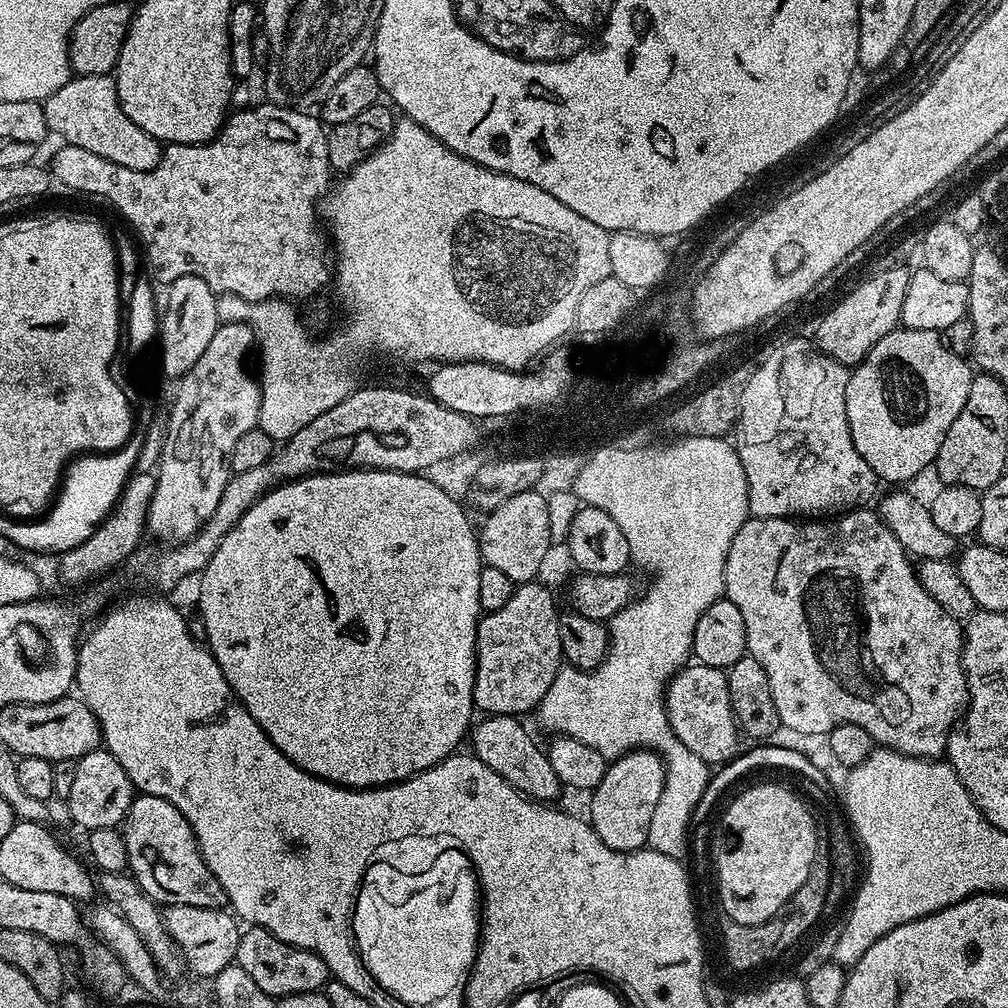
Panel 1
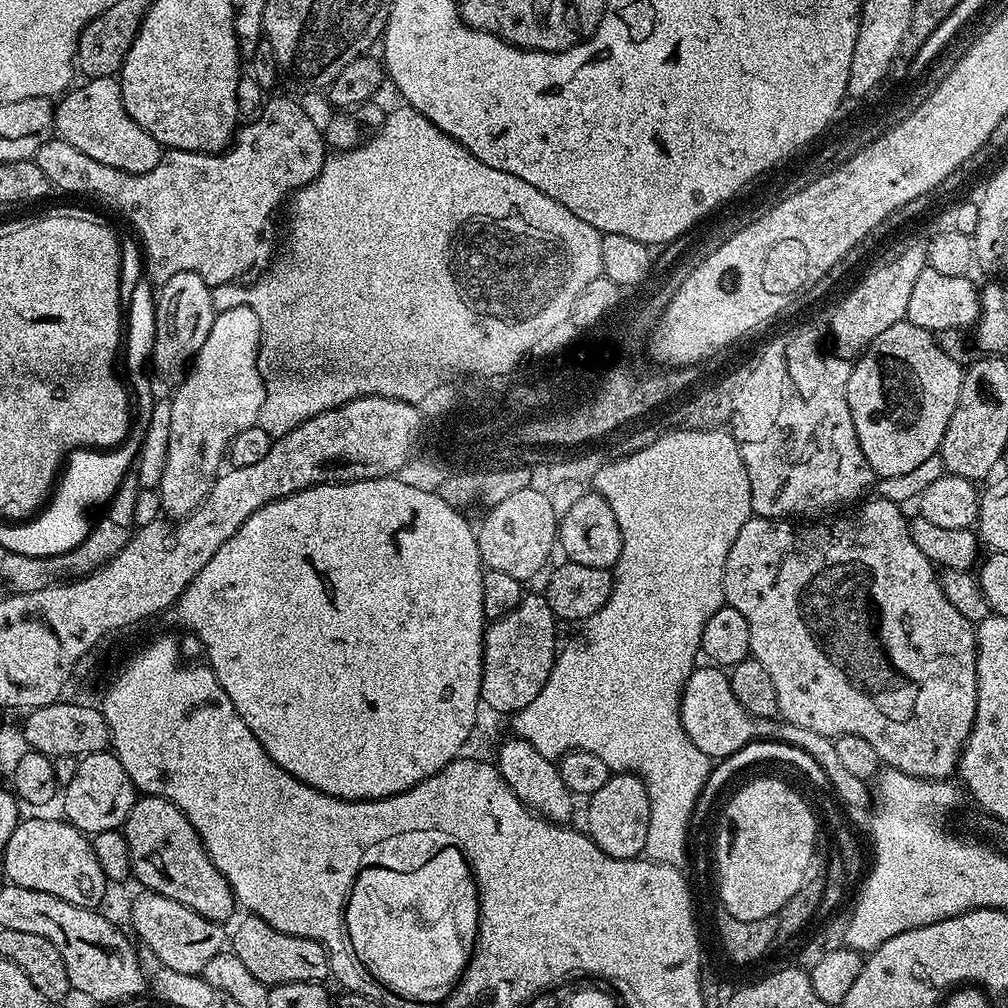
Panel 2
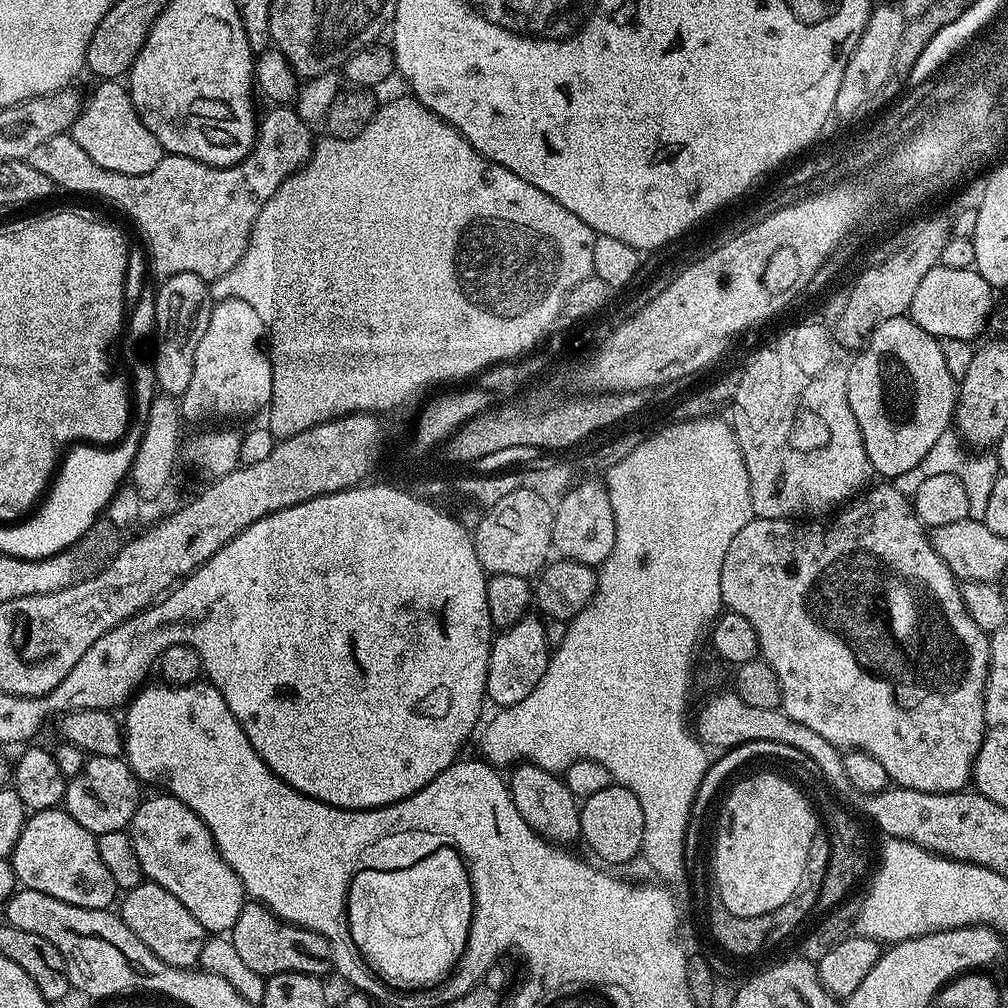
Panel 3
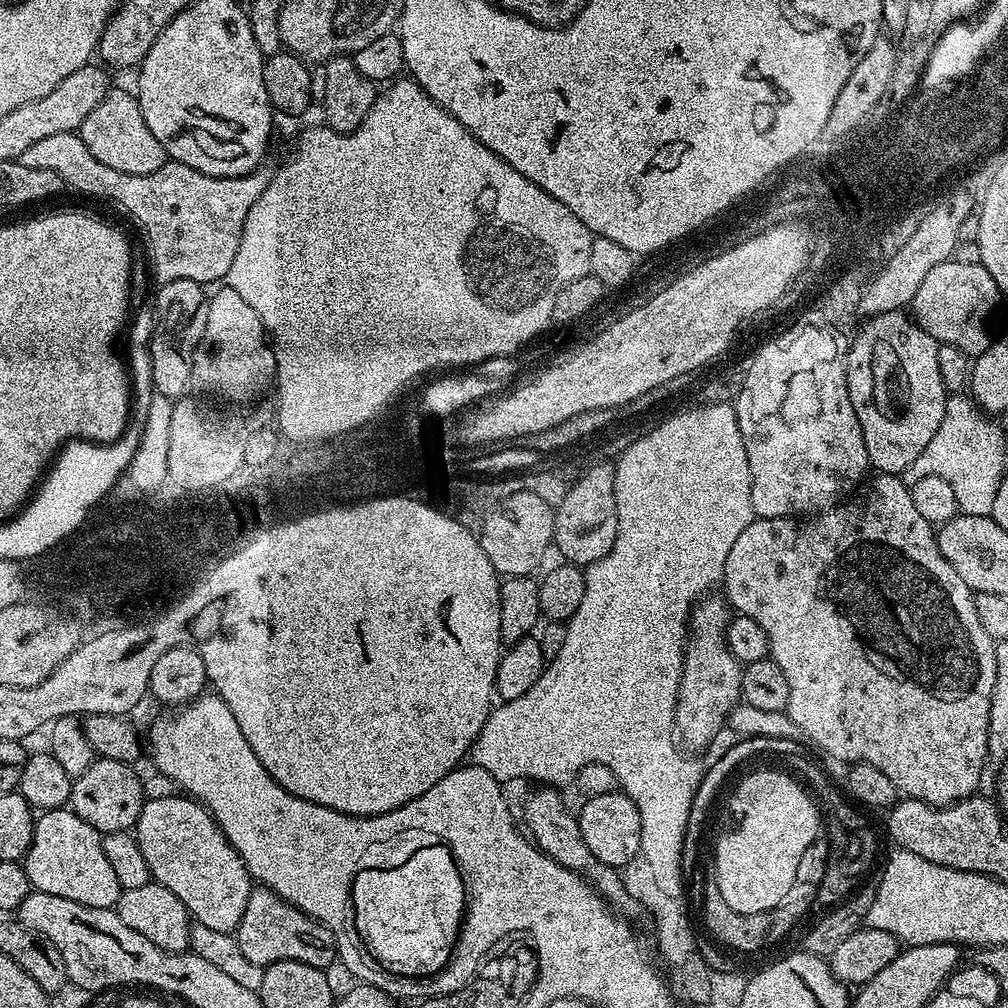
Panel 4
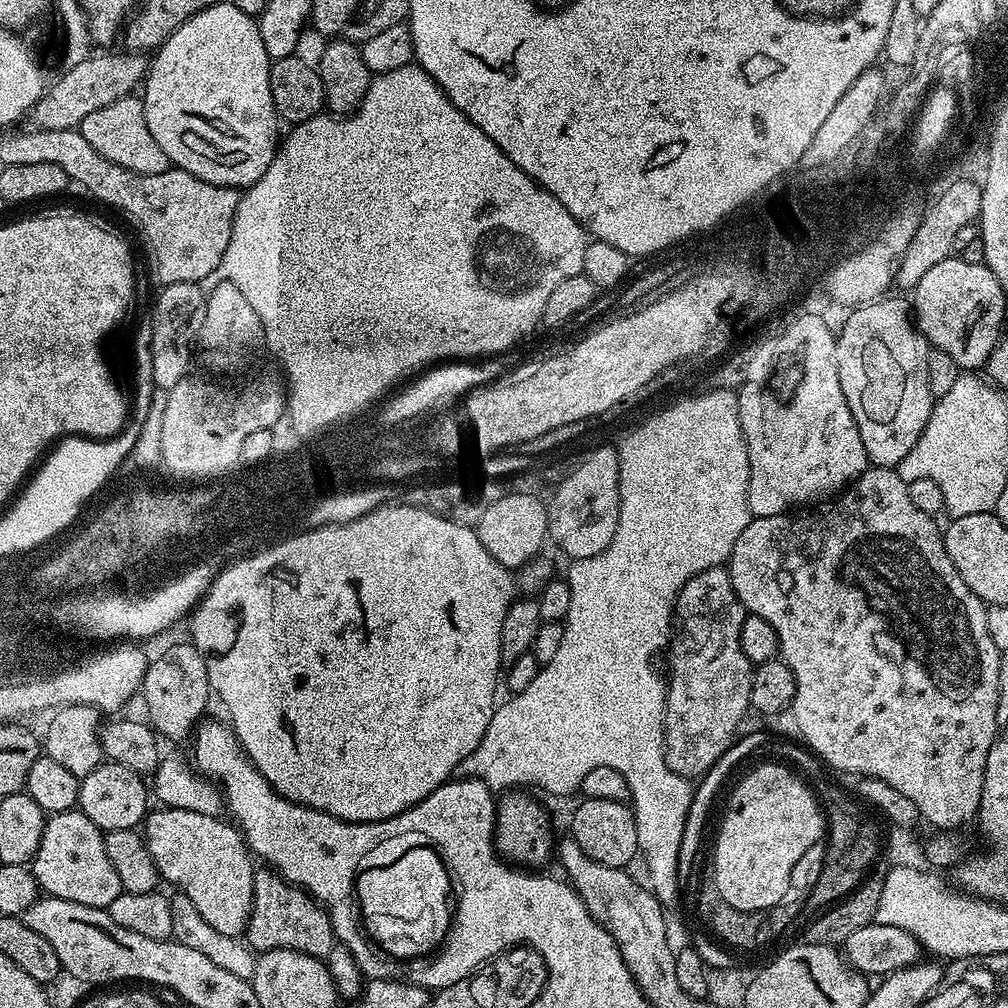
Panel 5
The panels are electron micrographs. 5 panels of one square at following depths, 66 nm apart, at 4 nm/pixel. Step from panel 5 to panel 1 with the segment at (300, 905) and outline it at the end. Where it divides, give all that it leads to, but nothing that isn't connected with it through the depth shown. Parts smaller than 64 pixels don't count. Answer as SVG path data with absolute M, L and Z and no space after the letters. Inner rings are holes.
M255 926L245 927L241 931L235 963L240 964L242 970L246 970L246 974L250 974L250 978L254 978L257 986L266 990L266 994L270 994L273 998L302 994L303 992L319 992L330 979L326 962L322 962L322 958L316 952L307 952L305 948L290 946L286 942L274 938L274 934L270 934L264 928Z

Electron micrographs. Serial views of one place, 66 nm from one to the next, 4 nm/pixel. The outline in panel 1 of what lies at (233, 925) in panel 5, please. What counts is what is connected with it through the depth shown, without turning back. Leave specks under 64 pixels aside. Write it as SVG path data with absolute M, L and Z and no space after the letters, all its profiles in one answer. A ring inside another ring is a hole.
M137 795L122 825L130 875L157 905L181 904L224 908L228 896L206 866L192 828L170 802L160 796Z

